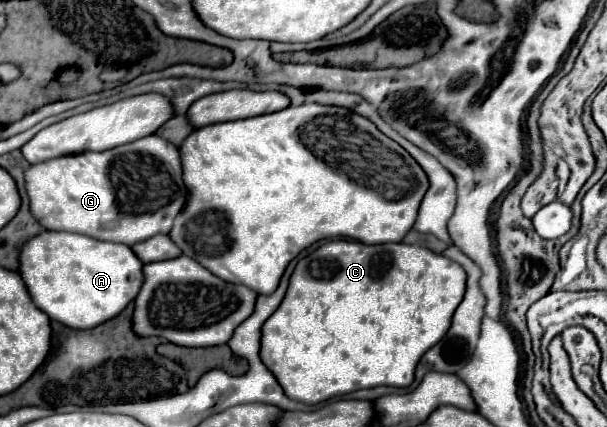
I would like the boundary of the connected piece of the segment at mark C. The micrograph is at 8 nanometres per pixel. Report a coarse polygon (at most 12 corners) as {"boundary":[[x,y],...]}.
{"boundary":[[421,245],[297,263],[261,361],[309,405],[407,387],[467,275]]}

